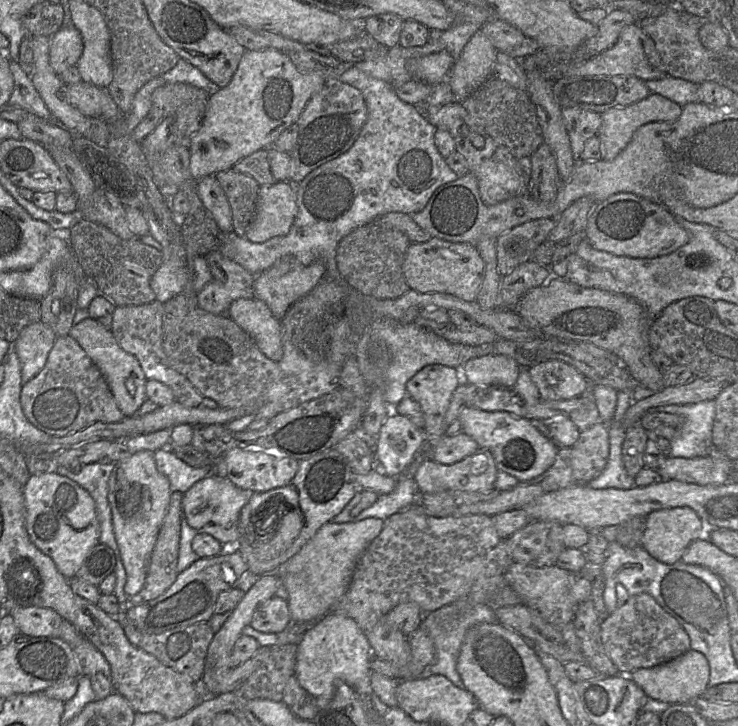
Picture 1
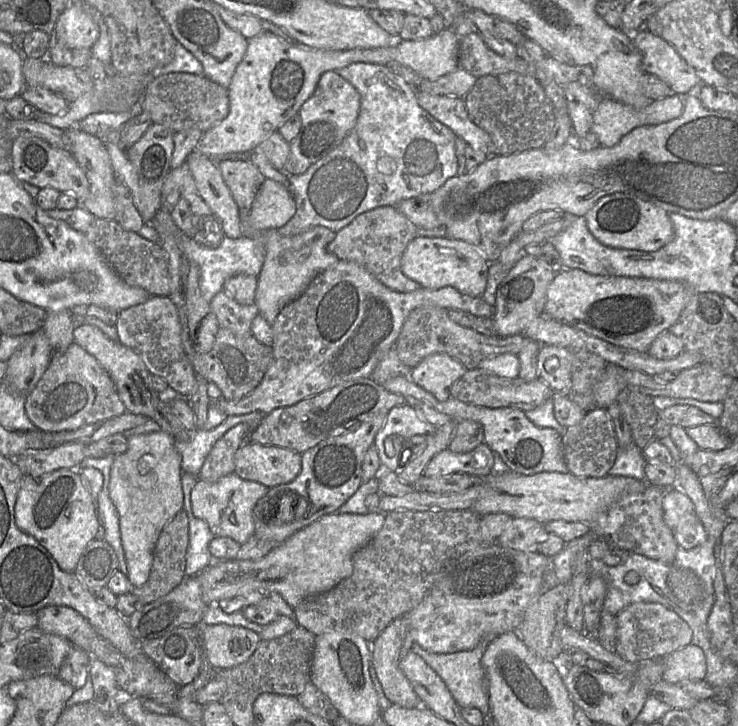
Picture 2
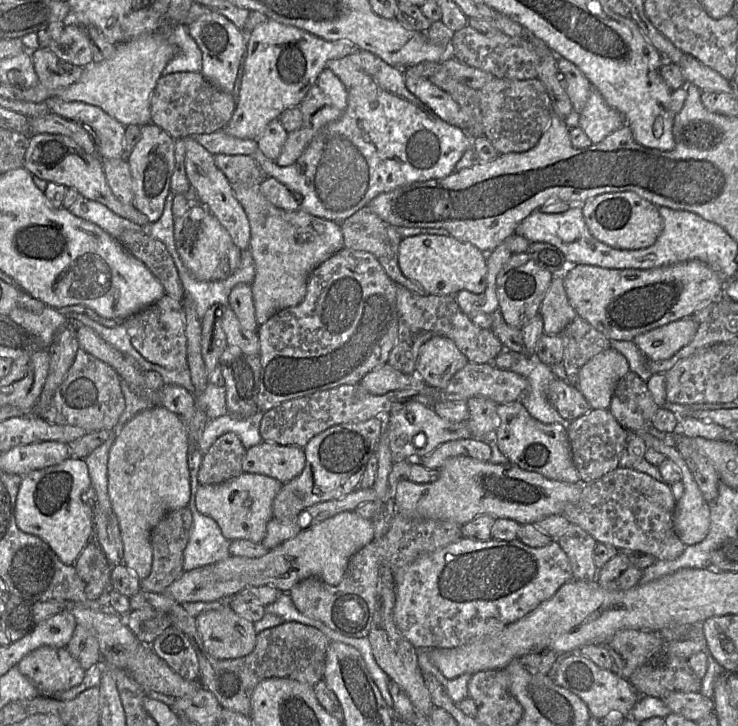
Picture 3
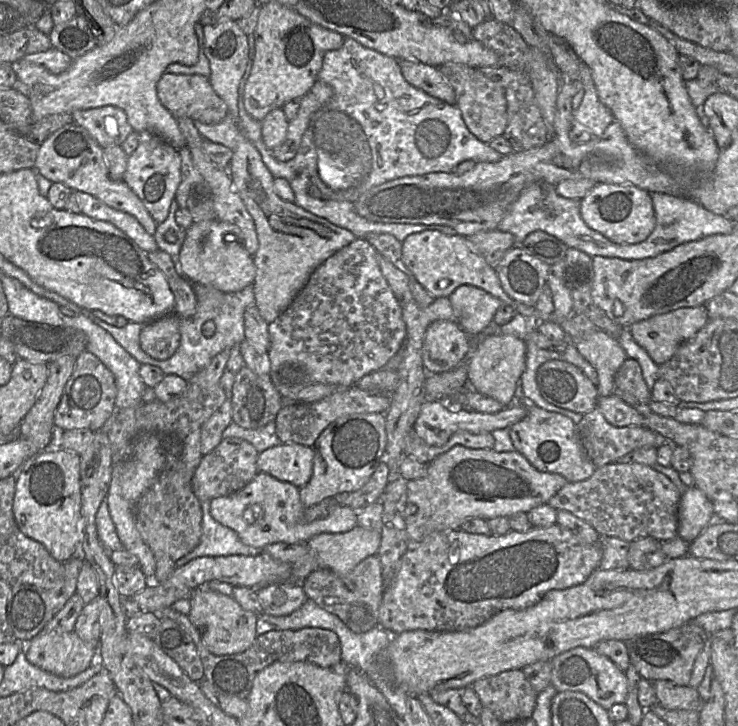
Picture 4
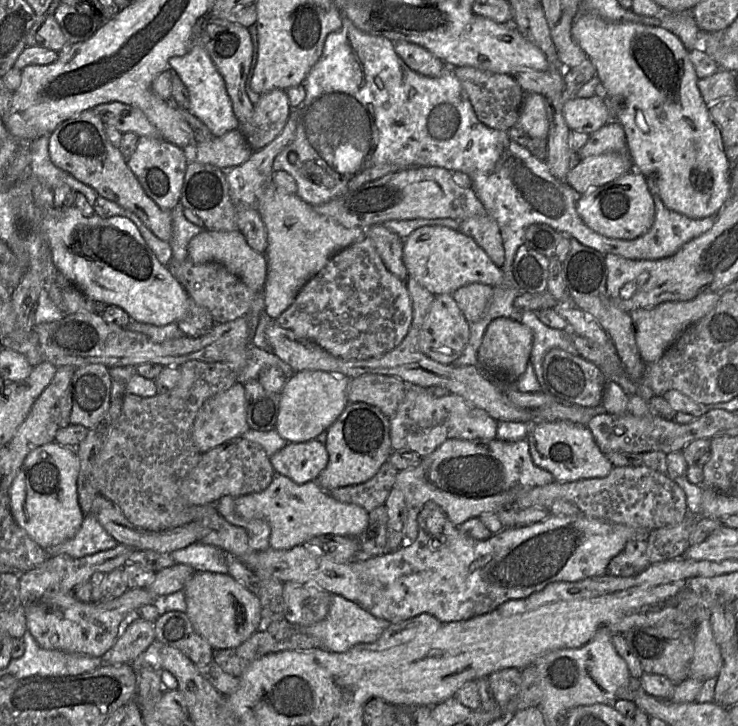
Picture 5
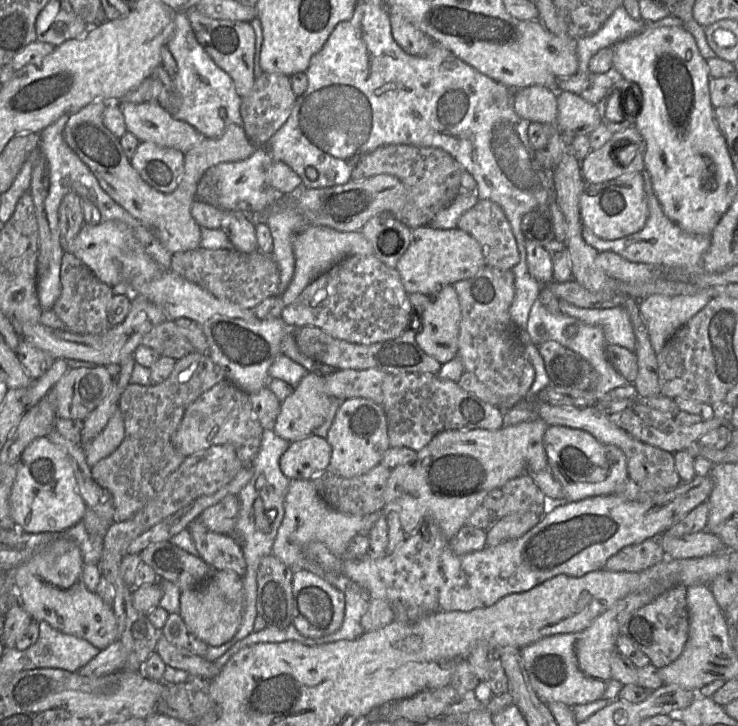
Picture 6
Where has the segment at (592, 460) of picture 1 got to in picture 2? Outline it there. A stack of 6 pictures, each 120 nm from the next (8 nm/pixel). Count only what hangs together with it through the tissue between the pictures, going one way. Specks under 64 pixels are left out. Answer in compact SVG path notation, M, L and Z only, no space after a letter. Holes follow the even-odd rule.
M595 407L586 412L576 425L566 429L562 436L564 460L570 474L579 478L602 478L615 463L618 442L611 418L605 408Z

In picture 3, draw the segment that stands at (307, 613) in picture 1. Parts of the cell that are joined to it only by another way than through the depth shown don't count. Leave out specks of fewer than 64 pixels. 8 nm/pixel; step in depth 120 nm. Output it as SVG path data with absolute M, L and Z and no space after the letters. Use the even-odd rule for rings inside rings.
M355 511L343 512L299 533L261 557L230 556L217 563L183 572L163 594L181 604L228 600L256 586L271 586L281 593L289 593L294 585L309 577L317 577L331 586L337 586L343 579L350 558L374 539L371 520L360 517Z

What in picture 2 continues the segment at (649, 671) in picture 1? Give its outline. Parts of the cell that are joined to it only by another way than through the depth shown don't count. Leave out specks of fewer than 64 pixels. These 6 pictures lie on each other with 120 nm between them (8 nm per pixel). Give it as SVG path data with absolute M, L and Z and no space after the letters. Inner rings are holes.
M690 644L664 657L662 679L671 684L687 680L705 680L707 661L704 651Z

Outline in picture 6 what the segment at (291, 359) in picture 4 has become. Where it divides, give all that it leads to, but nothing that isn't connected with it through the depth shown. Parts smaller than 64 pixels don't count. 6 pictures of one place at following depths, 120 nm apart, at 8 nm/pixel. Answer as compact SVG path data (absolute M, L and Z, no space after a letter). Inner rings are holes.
M375 255L344 258L309 284L297 300L286 306L280 318L291 328L319 328L333 338L354 344L370 345L399 337L410 324L411 305L396 268L390 268Z

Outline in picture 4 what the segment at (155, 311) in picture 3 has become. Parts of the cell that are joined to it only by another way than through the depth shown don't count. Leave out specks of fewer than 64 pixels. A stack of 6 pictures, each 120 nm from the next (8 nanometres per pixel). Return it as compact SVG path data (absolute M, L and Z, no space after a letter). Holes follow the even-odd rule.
M171 313L145 323L139 336L141 349L153 359L169 359L180 344L180 319Z

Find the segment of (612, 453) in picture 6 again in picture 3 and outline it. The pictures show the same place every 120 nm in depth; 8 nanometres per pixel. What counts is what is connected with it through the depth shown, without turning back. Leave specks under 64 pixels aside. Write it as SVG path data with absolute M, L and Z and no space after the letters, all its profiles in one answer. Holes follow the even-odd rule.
M521 400L498 404L497 414L500 423L495 430L496 443L508 462L549 479L568 483L581 482L572 460L567 429L564 426L559 423L545 424L533 418Z

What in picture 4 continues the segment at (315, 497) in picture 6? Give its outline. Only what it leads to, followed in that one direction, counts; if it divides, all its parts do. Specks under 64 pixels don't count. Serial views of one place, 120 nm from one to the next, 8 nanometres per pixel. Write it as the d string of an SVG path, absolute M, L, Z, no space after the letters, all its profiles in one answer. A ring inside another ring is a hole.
M259 472L243 489L228 496L213 498L210 501L210 513L217 522L234 530L245 545L256 549L273 543L307 542L321 533L347 532L358 525L357 511L340 504L332 506L323 518L310 523L303 522L306 507L300 500L299 491L300 488L288 482ZM252 505L256 505L257 510L253 509L245 518L245 510Z

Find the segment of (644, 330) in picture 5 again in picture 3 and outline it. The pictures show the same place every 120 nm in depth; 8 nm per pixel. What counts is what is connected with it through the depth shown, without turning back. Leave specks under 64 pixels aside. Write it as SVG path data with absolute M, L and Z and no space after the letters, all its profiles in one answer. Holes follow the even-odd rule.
M687 316L640 333L633 341L647 359L664 360L685 347L698 327L699 324L691 316Z

